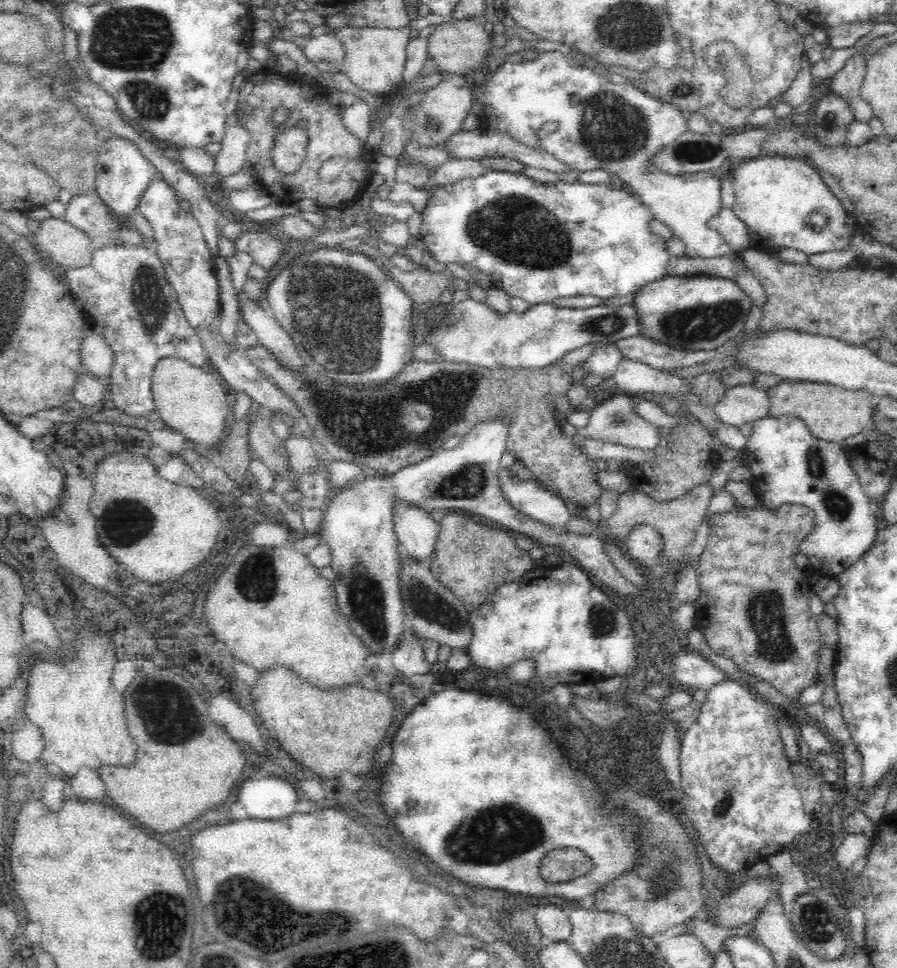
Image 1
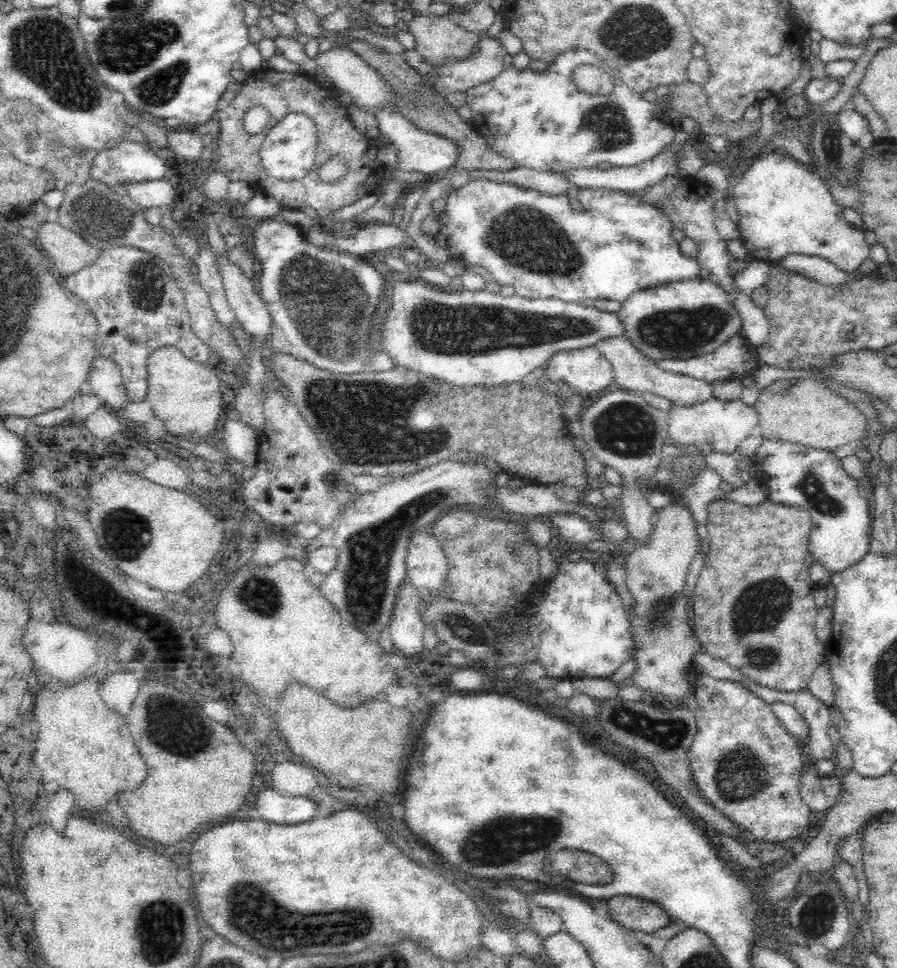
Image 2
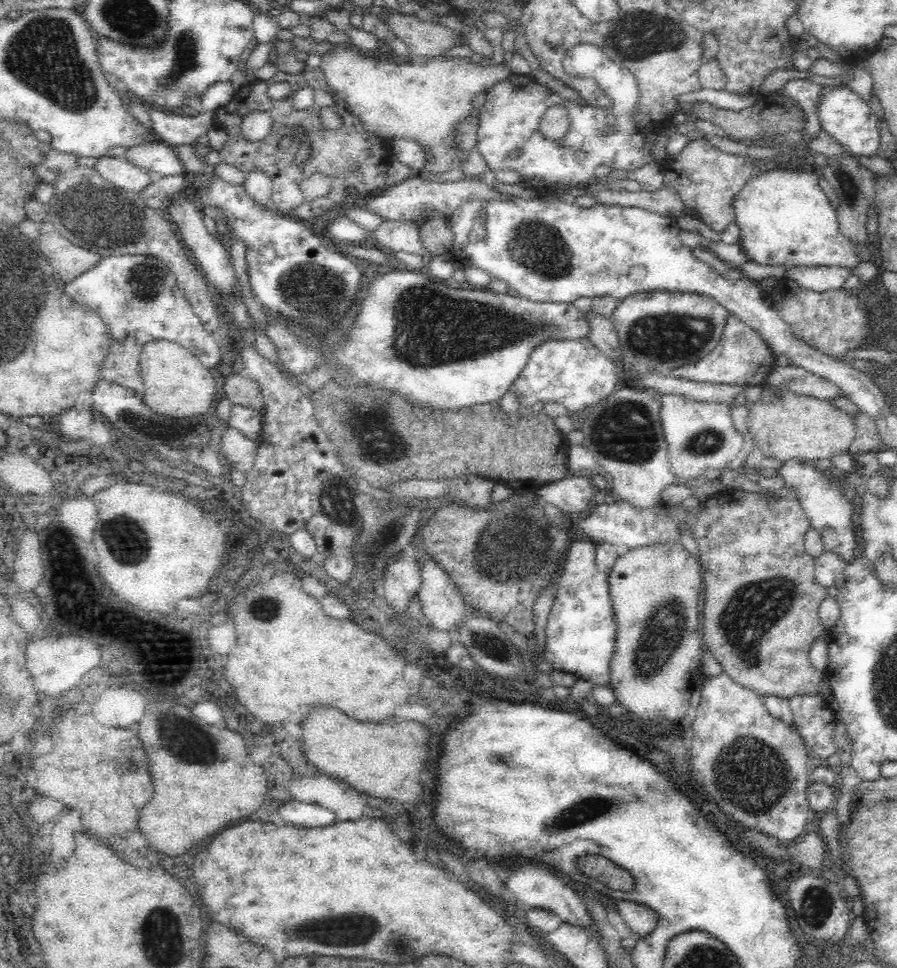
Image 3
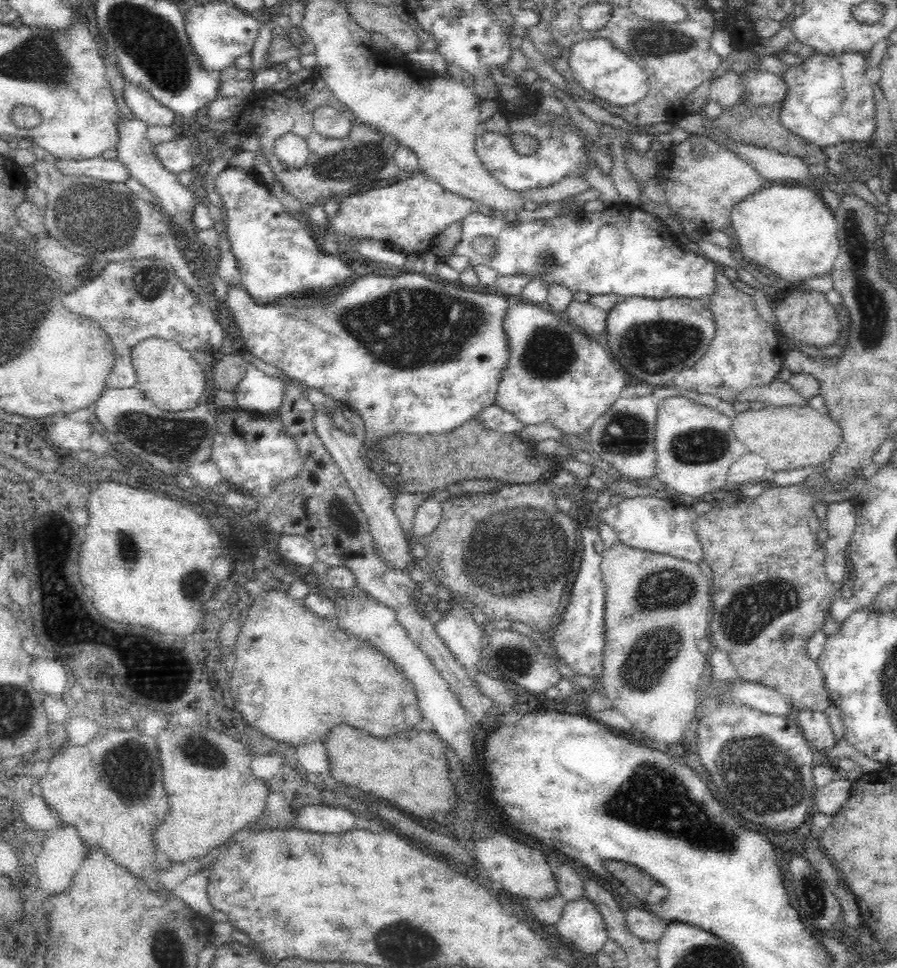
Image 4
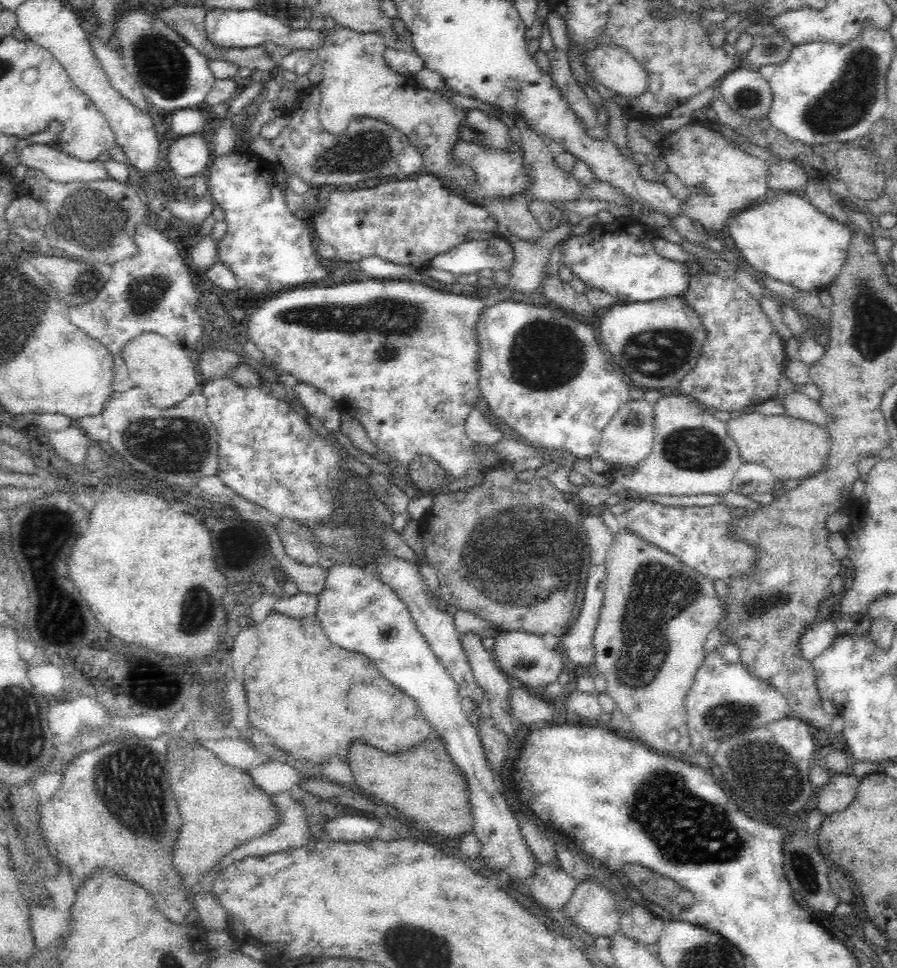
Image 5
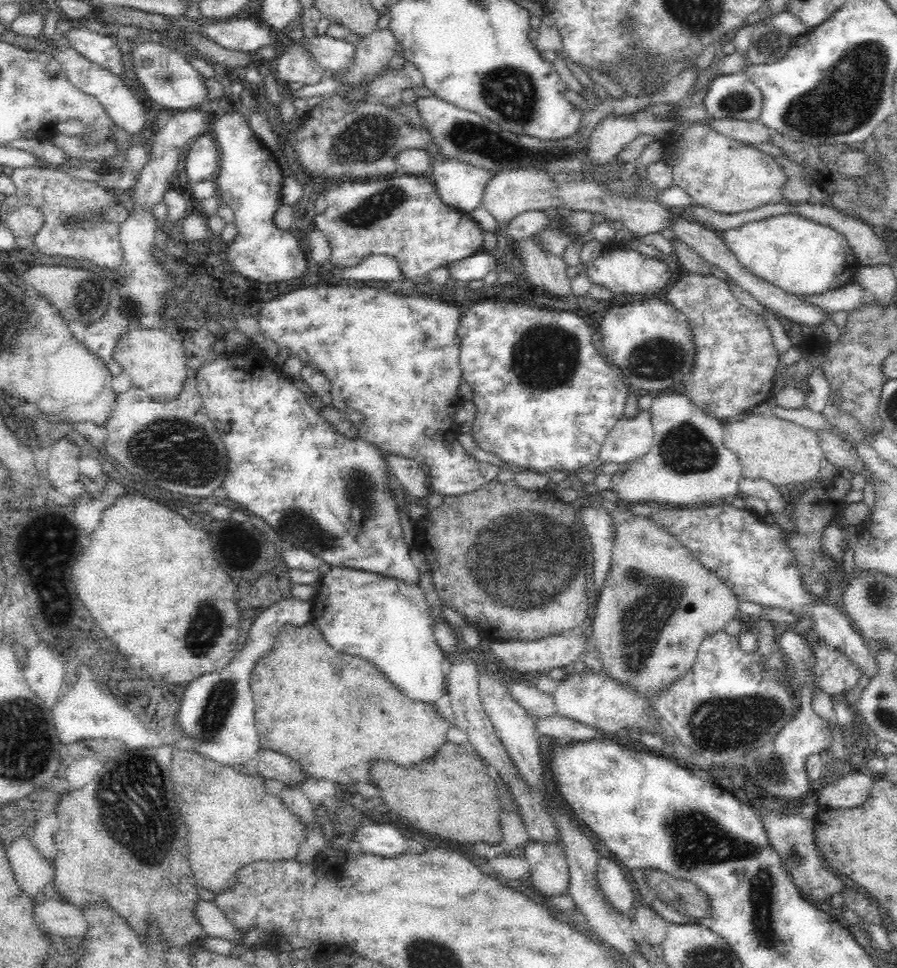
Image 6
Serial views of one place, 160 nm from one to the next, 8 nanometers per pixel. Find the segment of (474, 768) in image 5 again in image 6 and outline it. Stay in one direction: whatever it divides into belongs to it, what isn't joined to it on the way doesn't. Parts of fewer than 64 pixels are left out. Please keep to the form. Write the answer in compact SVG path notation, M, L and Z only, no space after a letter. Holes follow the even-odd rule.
M332 566L320 582L321 587L312 598L311 622L324 636L328 645L338 652L368 659L392 684L405 692L405 696L432 703L442 698L446 691L444 676L449 672L448 664L444 661L442 649L434 639L432 614L435 610L426 599L426 593L420 584L411 584L393 576L336 566Z

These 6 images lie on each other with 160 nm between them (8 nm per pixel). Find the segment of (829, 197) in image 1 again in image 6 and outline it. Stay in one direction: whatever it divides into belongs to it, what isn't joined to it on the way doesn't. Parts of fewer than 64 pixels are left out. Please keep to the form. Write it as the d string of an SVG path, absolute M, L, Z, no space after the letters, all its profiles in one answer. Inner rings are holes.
M782 214L763 220L745 223L737 228L723 231L723 241L737 256L740 264L752 271L758 278L780 287L783 292L806 298L814 294L824 294L849 284L855 278L859 262L847 238L833 228L804 219L794 214Z

